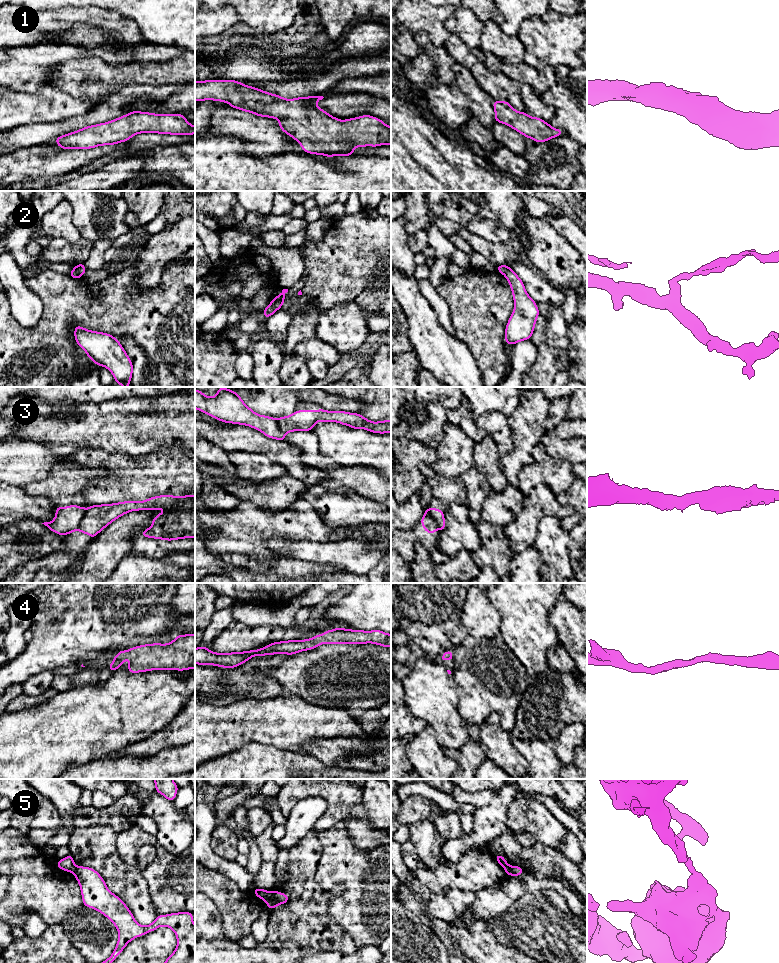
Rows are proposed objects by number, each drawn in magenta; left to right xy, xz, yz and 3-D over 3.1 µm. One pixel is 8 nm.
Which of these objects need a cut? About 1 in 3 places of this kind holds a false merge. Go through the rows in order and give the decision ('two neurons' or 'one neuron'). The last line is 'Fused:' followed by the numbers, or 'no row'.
1: one neuron
2: two neurons
3: two neurons
4: one neuron
5: two neurons
Fused: 2, 3, 5

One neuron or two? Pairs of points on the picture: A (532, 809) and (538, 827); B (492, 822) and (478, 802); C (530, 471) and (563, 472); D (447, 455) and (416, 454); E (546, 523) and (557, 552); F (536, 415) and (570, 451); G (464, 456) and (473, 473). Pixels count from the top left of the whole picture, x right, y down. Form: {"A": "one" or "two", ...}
{"A": "one", "B": "two", "C": "one", "D": "two", "E": "one", "F": "two", "G": "two"}

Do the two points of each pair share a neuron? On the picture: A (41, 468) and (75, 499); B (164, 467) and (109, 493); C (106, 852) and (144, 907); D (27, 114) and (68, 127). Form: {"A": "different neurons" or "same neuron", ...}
{"A": "different neurons", "B": "same neuron", "C": "same neuron", "D": "different neurons"}

